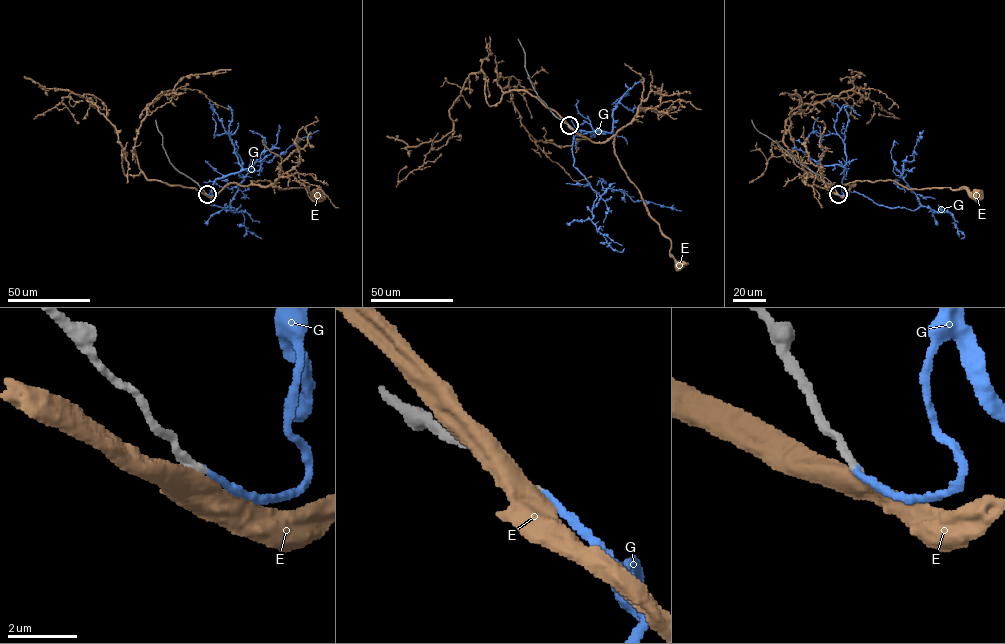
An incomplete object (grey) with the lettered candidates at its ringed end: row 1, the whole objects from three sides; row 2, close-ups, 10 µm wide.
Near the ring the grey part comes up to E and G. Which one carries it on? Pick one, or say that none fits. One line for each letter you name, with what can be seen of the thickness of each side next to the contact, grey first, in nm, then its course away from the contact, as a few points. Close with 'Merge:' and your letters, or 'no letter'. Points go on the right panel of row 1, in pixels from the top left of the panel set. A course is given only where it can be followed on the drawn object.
G: Thickness 240 nm (grey) against 180 nm. Its course: (838, 194), (842, 188), (878, 205), (917, 209), (901, 173), (923, 130)
Merge: G

